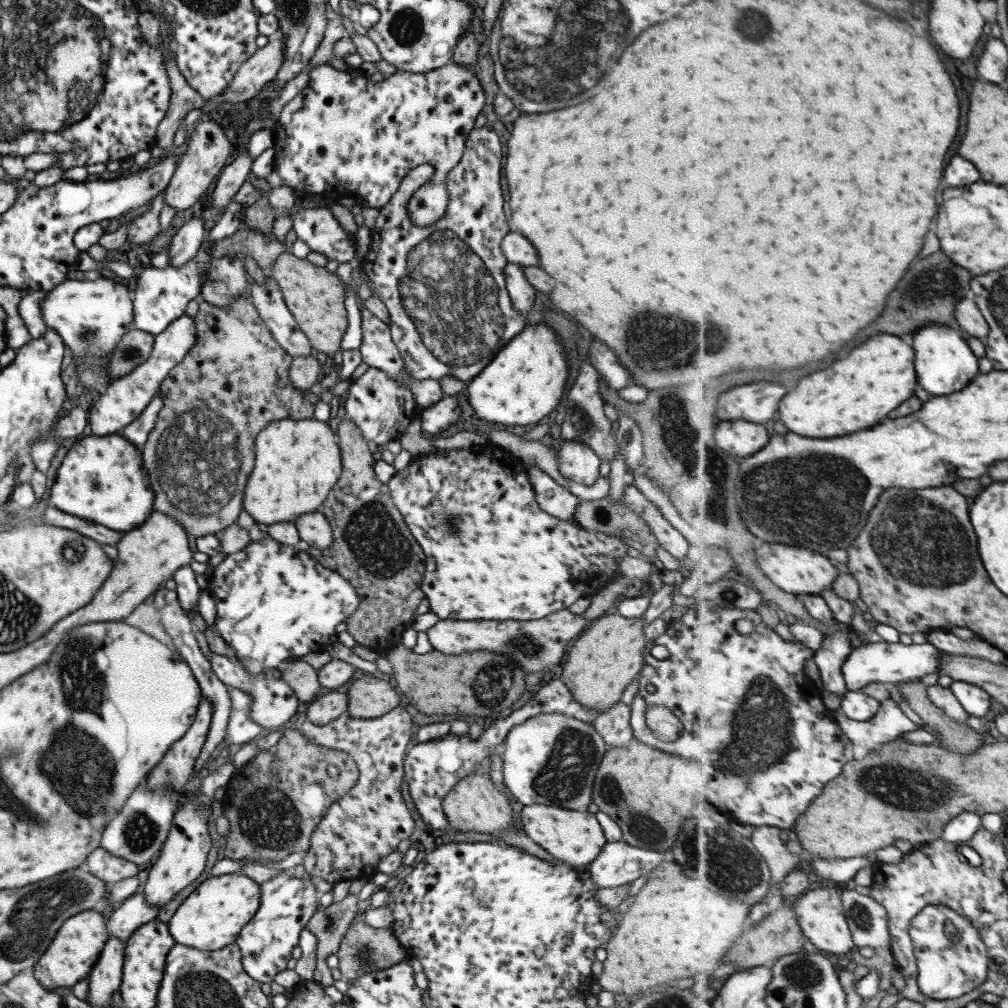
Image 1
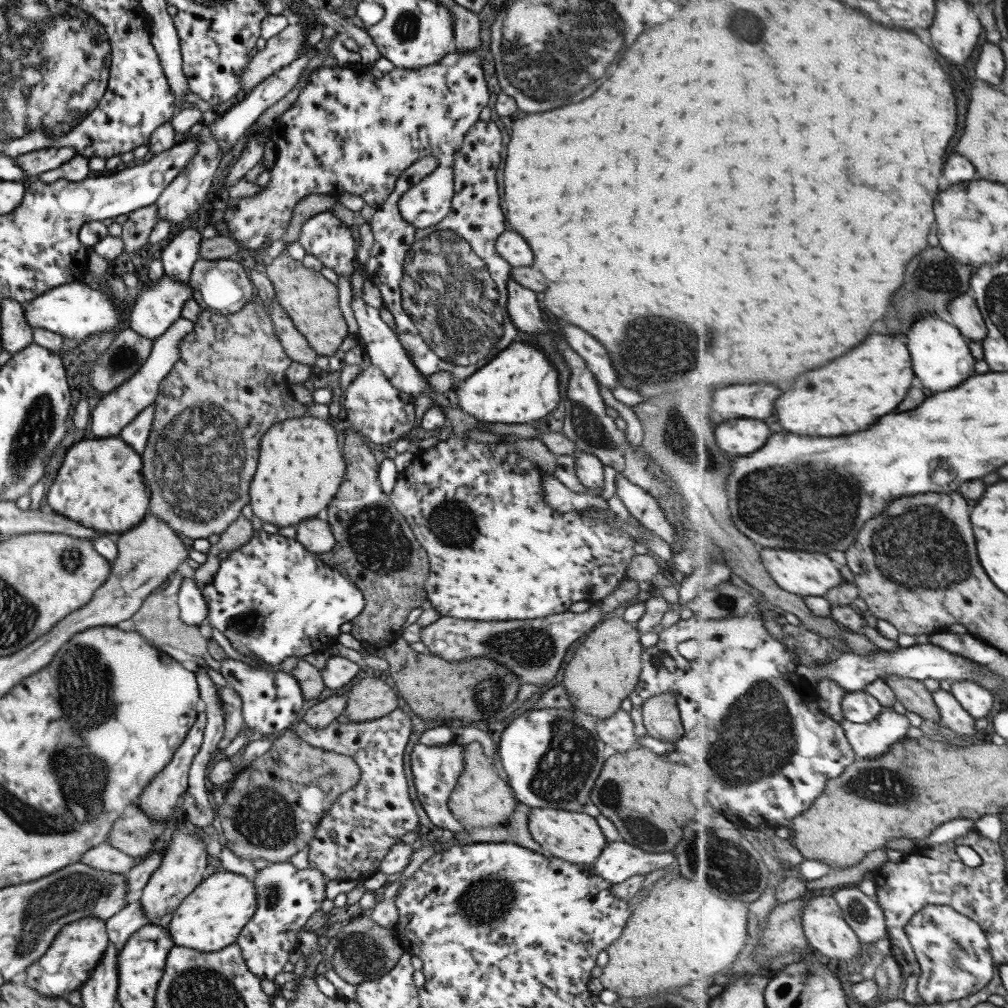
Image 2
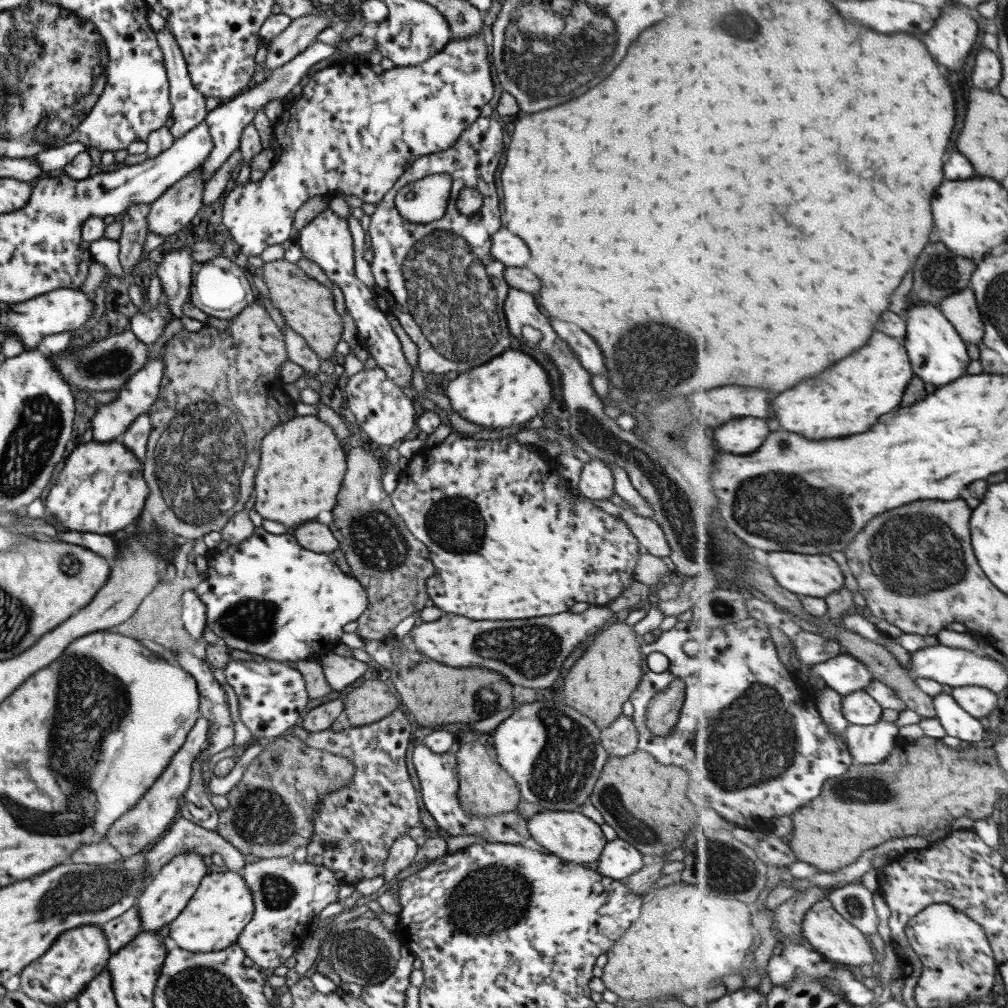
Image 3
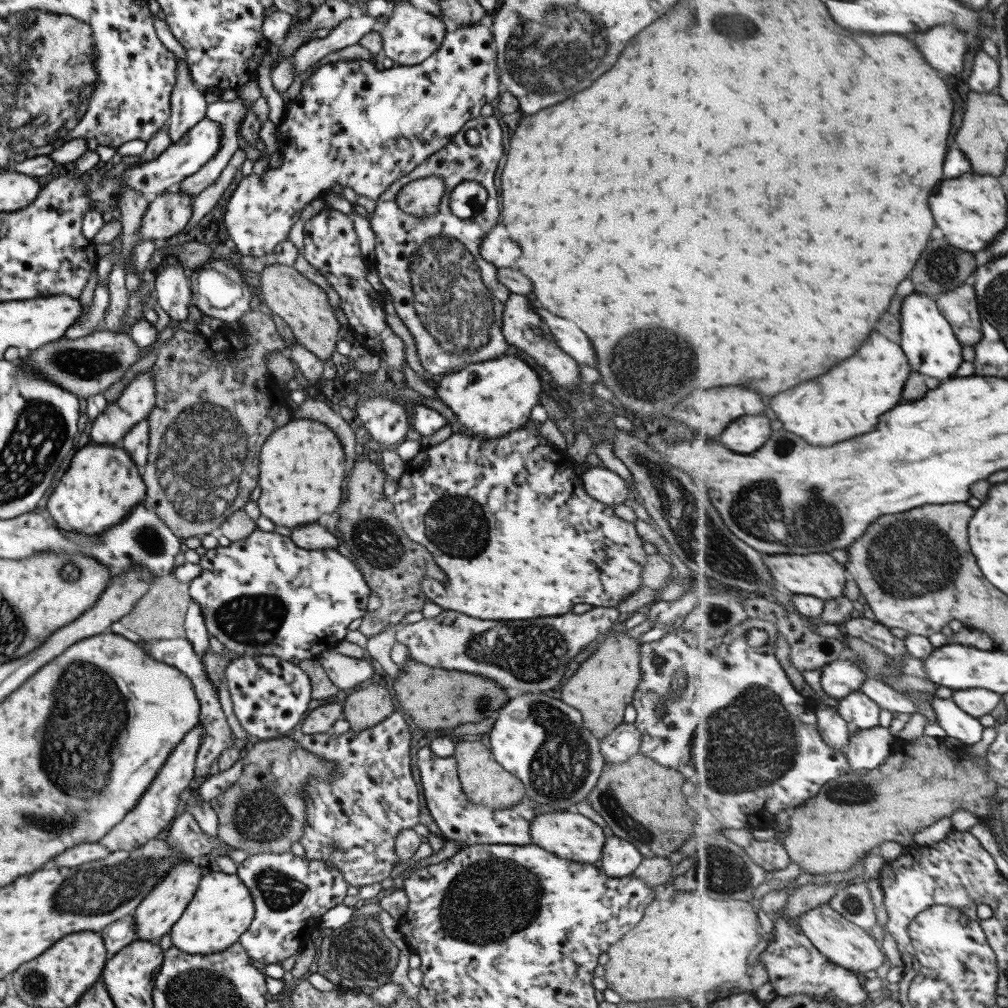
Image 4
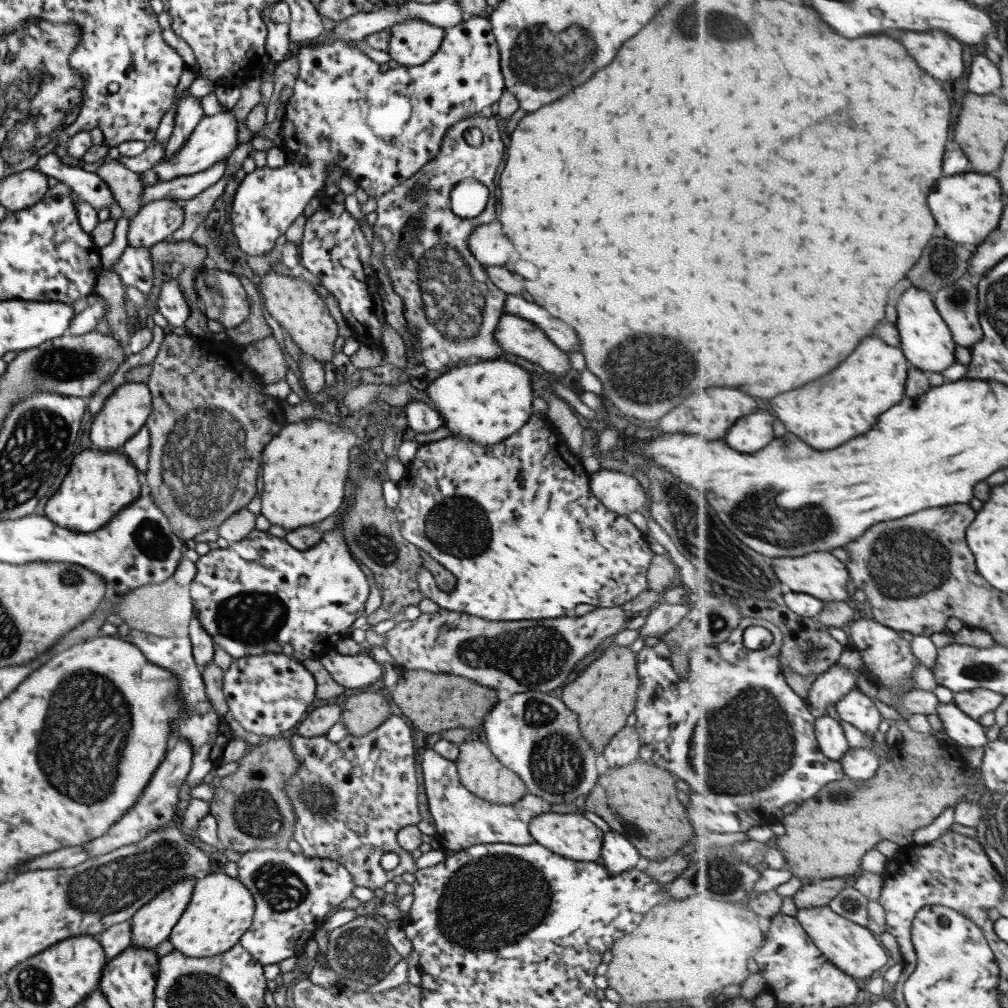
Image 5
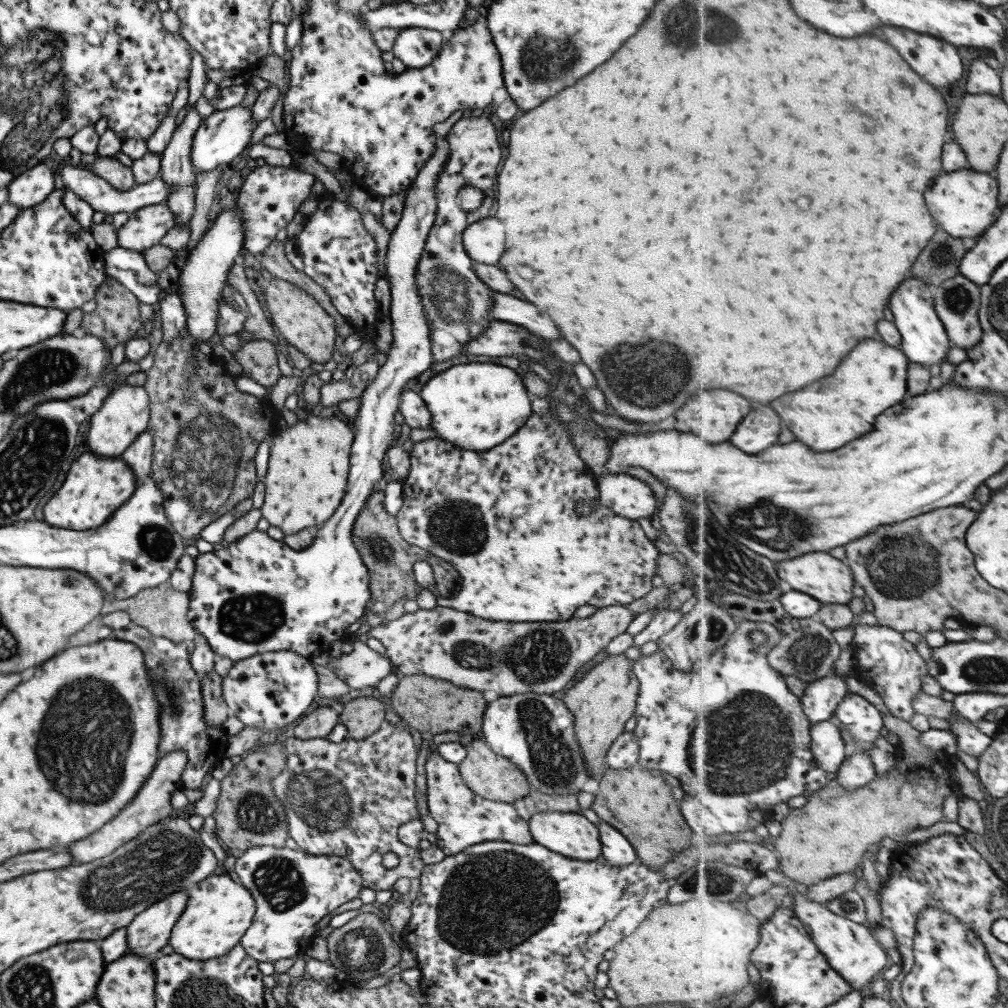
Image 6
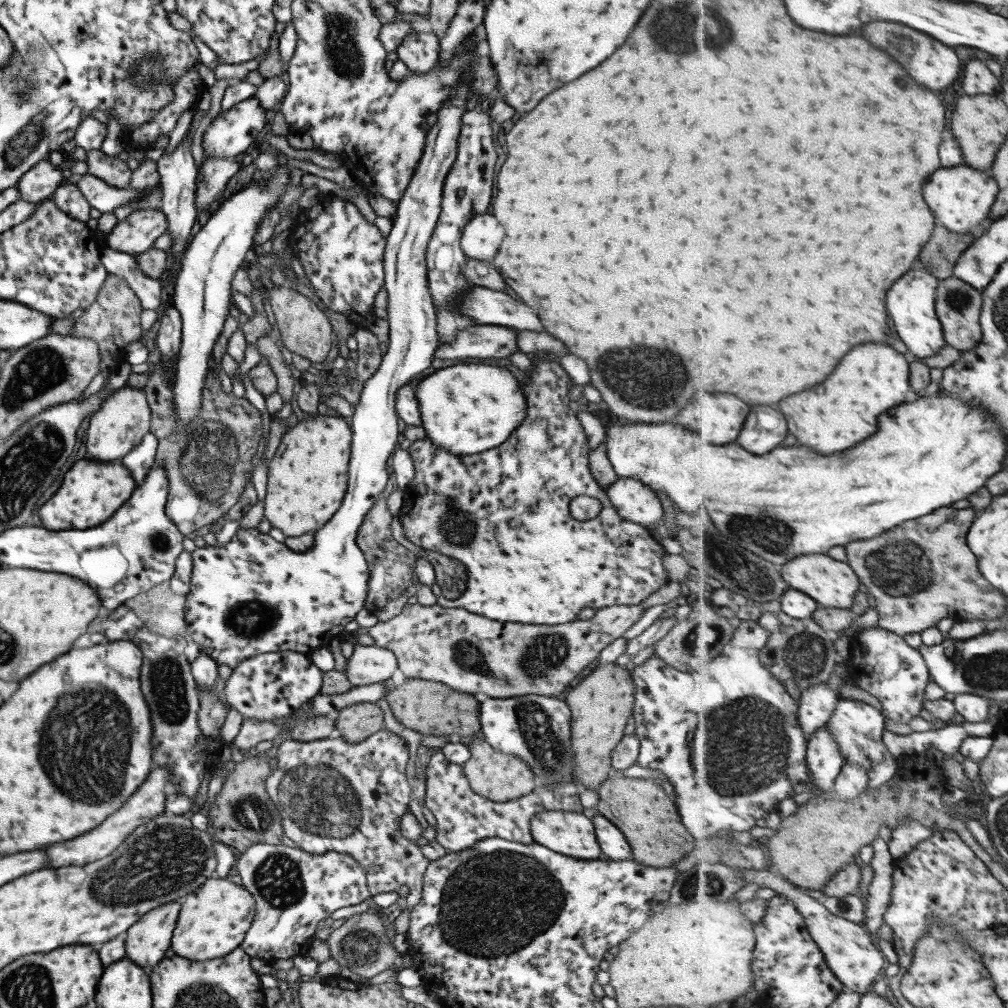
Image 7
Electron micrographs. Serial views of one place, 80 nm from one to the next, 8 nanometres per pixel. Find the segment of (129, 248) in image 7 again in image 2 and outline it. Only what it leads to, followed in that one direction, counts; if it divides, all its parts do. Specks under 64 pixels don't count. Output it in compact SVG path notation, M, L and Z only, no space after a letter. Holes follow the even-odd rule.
M202 122L195 128L199 136L199 146L197 152L179 169L179 172L169 181L169 184L158 194L157 200L154 202L155 218L164 220L168 223L175 224L185 222L191 214L197 212L197 208L203 200L205 200L207 192L211 186L213 177L216 175L219 161L222 154L219 152L217 142L211 138L210 130L204 126Z

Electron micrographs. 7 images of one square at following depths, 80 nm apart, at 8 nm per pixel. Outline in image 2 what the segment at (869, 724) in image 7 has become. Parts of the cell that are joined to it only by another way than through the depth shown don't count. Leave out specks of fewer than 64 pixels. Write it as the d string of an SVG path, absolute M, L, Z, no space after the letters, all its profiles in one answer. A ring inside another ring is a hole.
M865 691L847 693L842 703L844 718L856 723L871 722L882 710L880 701Z

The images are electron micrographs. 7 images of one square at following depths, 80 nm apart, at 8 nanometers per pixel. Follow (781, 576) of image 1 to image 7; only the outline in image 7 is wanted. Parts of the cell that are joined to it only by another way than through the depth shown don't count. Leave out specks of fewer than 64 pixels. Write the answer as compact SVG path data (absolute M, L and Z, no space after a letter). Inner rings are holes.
M813 554L813 556L799 556L797 560L791 560L787 564L780 566L783 572L783 579L796 590L811 596L817 600L821 606L840 609L849 609L853 606L853 600L859 592L859 578L855 570L847 562L841 562L823 556L823 554Z

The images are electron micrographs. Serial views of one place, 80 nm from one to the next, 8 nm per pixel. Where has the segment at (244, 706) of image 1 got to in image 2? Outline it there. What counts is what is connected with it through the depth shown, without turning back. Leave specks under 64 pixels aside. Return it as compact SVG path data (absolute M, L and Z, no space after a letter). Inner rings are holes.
M214 685L216 686L217 696L219 696L219 702L221 702L224 710L224 733L218 742L218 748L222 750L233 738L237 738L237 734L241 730L249 732L250 735L252 728L249 728L242 721L241 700L239 696L229 686Z

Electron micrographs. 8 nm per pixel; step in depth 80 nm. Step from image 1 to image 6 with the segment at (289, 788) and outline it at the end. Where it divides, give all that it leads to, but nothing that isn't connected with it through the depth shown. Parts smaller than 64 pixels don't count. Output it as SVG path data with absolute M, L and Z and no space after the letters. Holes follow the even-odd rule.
M281 741L266 743L255 752L247 752L243 759L236 759L232 769L219 781L220 791L210 814L215 823L215 836L234 857L253 846L285 847L288 837L287 823L282 802L273 792L272 780L286 767L286 752Z

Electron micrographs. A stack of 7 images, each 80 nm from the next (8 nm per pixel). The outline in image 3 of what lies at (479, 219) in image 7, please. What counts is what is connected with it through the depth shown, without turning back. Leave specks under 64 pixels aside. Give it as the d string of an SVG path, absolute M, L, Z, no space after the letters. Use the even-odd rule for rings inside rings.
M502 226L491 235L489 252L506 268L523 267L523 264L529 260L525 244Z

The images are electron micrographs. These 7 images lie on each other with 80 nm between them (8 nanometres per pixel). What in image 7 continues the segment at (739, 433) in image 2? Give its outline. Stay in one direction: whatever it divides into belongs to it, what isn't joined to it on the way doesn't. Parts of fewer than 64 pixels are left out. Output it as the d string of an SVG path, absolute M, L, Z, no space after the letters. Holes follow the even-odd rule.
M757 406L747 422L745 422L745 428L741 430L737 442L743 446L743 448L749 448L749 452L753 454L767 454L771 452L773 448L781 446L783 440L787 438L789 434L789 428L787 428L787 420L785 416L771 408L771 406ZM771 414L771 424L763 422L767 420Z

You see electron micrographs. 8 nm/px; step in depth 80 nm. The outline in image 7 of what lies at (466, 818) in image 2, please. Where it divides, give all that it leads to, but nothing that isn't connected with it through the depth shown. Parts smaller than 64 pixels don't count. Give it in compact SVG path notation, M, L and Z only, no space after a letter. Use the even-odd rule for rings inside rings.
M480 735L469 738L466 747L469 749L470 757L462 764L463 774L469 788L479 796L497 802L515 800L537 786L533 773L524 760L496 751Z

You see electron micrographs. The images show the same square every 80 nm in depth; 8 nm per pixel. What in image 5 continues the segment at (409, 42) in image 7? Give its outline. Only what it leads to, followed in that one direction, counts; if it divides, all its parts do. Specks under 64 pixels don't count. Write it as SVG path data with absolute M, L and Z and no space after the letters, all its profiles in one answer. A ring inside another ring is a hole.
M405 19L389 27L386 52L401 66L423 64L439 48L444 29L417 19Z

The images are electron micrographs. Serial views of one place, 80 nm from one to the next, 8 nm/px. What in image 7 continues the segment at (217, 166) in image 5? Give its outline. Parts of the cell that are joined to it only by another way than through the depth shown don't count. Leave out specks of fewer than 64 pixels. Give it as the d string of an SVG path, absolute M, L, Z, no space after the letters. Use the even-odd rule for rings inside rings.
M86 172L69 178L69 181L73 182L77 190L83 195L90 208L100 213L113 213L115 208L119 208L124 204L132 204L132 202L136 202L138 198L142 198L142 196L145 196L156 188L156 185L153 185L143 190L131 188L118 189L105 184L105 182L99 180L96 176L87 174Z

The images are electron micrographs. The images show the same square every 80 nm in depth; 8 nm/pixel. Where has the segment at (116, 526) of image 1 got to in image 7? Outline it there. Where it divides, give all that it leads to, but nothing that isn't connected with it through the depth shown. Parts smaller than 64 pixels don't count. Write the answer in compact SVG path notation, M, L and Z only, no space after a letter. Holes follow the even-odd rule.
M84 457L67 472L59 490L39 508L39 524L50 531L81 531L105 522L136 487L129 470L120 461L95 462Z

